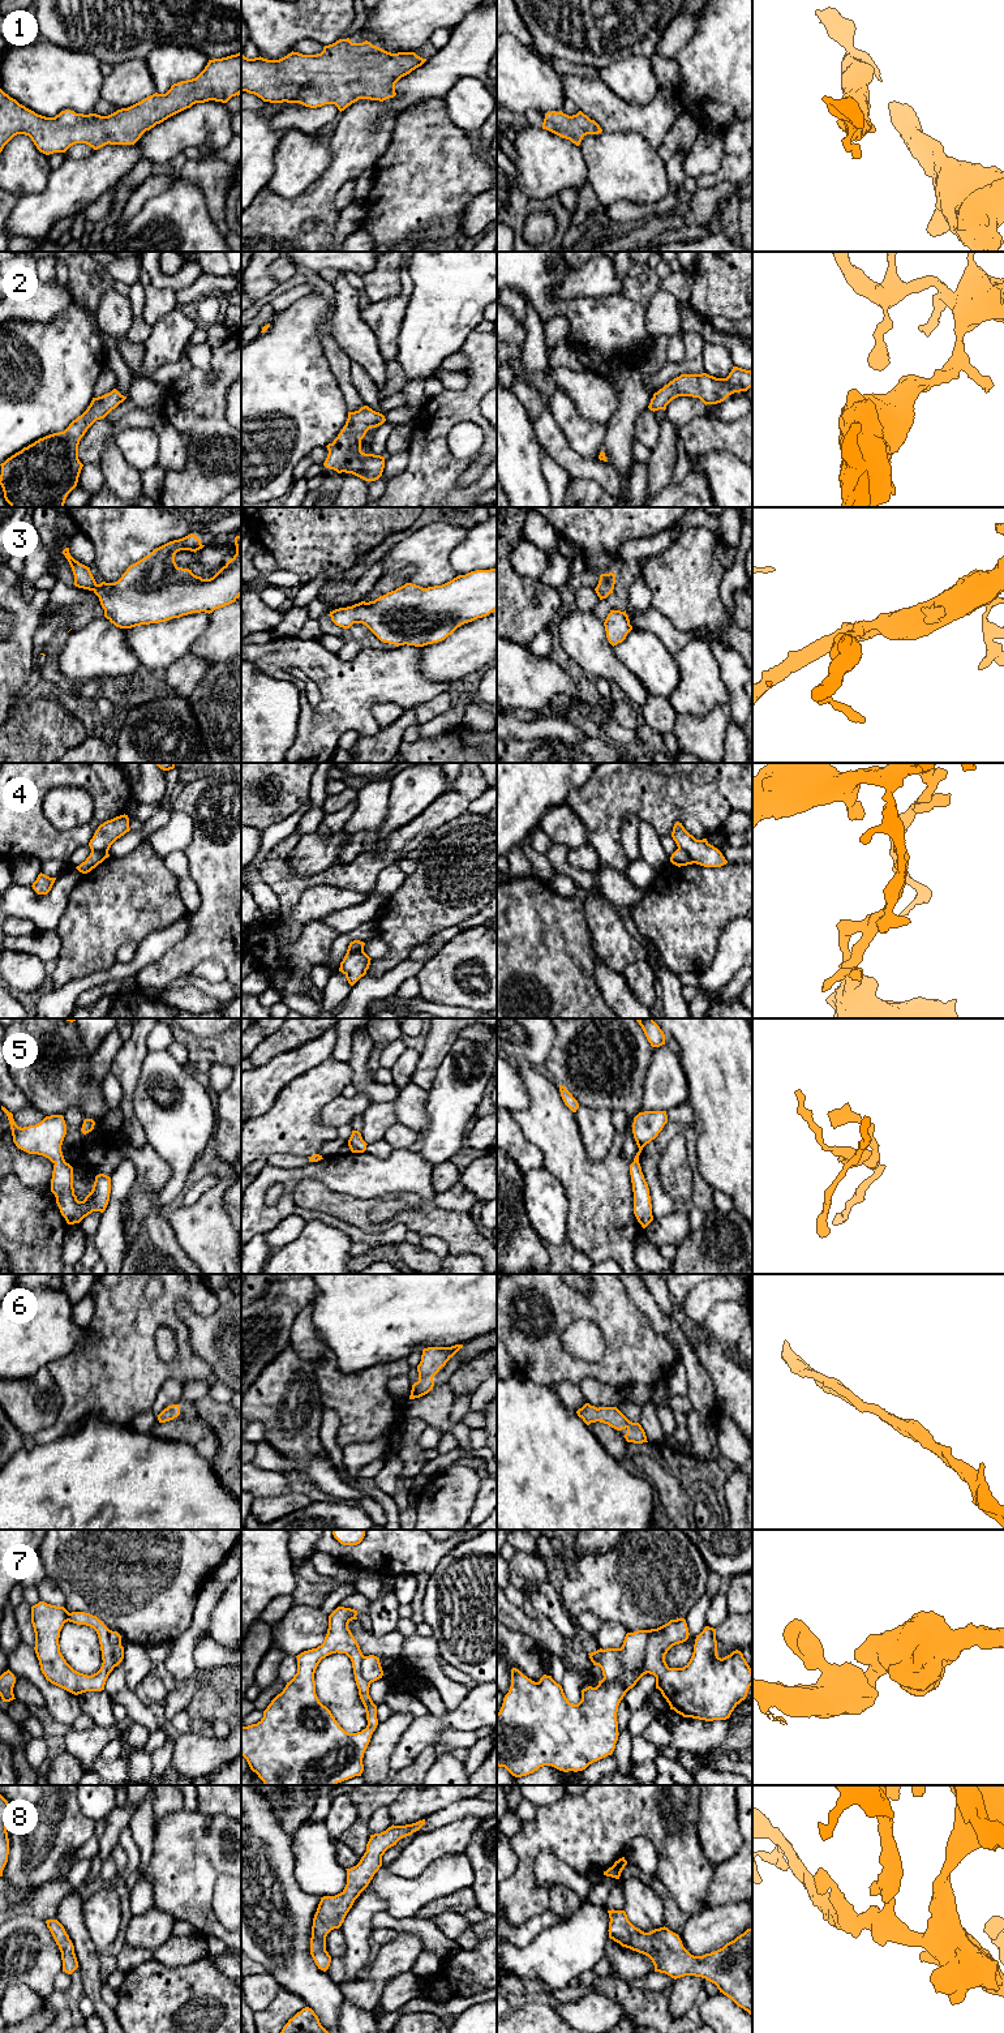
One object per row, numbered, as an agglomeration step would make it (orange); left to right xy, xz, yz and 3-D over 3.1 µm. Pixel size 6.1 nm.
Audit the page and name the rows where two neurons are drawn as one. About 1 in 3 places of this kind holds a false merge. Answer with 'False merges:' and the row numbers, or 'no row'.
False merges: 4, 7

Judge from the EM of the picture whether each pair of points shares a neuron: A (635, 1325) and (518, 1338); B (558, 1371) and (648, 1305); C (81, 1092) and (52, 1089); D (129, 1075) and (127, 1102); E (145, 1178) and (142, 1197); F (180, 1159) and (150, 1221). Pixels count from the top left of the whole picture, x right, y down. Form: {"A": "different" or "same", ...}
{"A": "same", "B": "different", "C": "same", "D": "same", "E": "different", "F": "different"}

